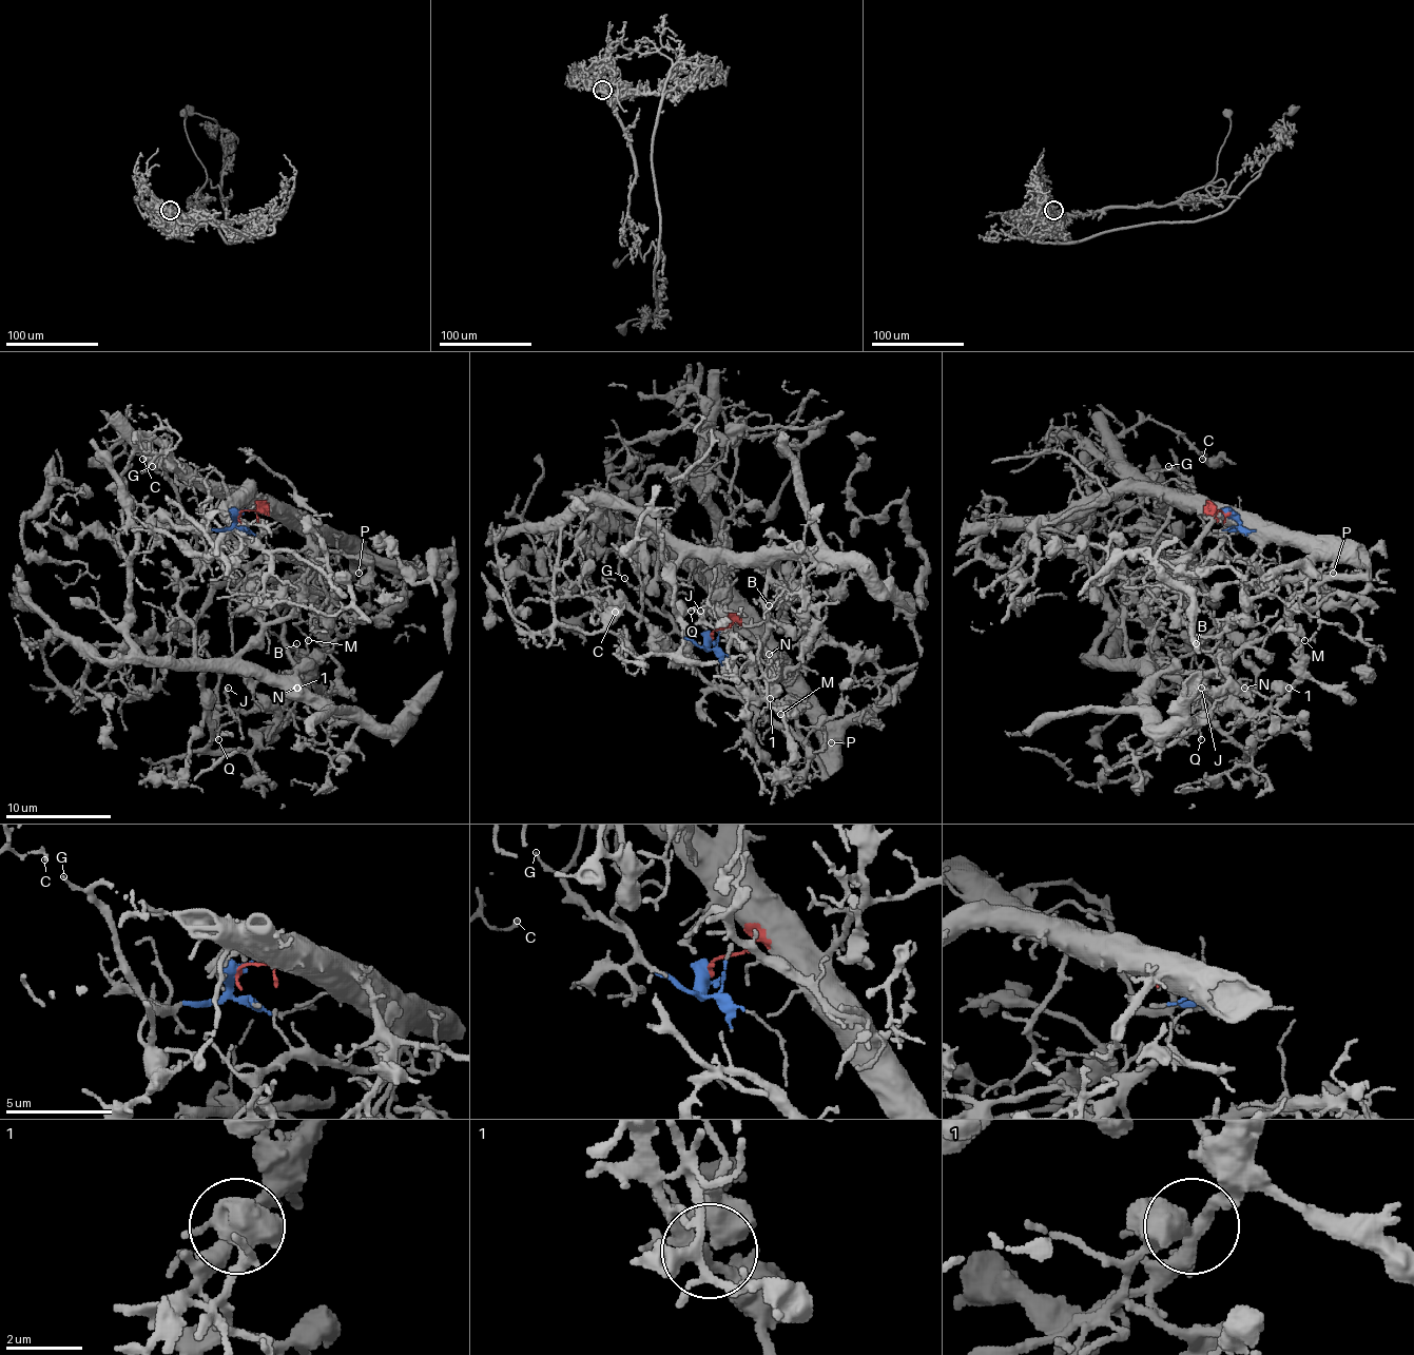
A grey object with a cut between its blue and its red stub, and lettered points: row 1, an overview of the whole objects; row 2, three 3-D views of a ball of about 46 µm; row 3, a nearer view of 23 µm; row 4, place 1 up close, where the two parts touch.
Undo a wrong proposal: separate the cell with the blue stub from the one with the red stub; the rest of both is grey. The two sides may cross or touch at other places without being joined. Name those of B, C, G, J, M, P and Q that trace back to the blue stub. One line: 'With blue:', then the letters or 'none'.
With blue: B, C, G

